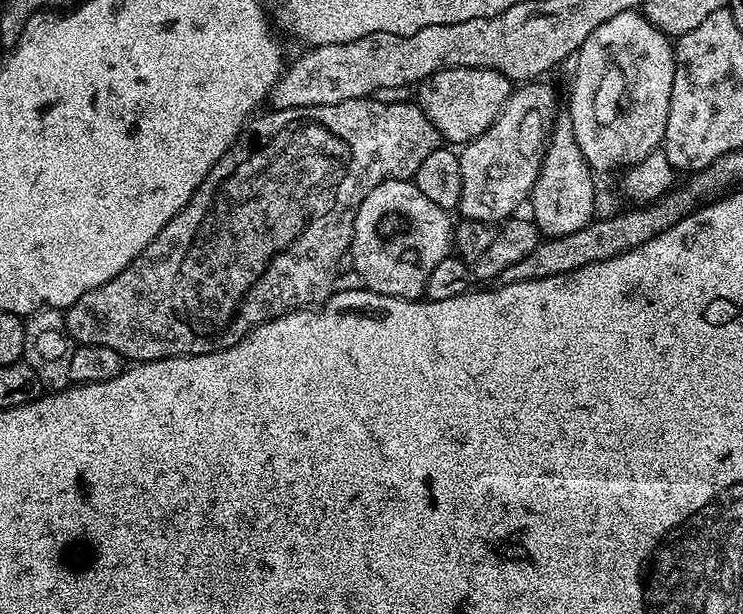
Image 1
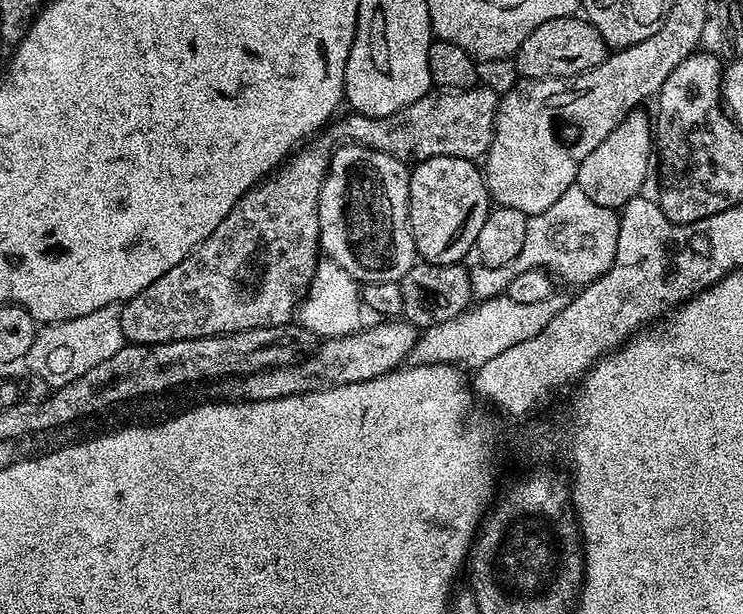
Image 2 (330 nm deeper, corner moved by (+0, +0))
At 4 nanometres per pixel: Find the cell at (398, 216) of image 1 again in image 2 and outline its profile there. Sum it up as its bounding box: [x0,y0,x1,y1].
[318,143,417,284]

